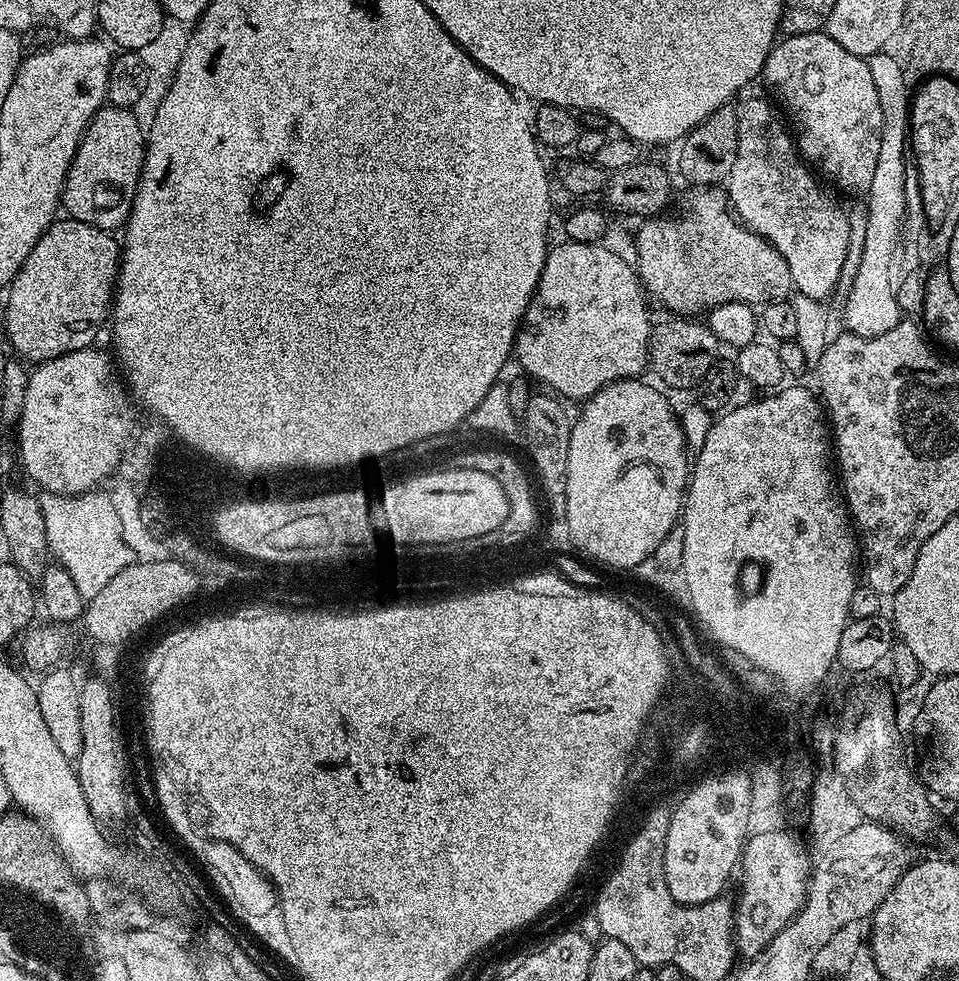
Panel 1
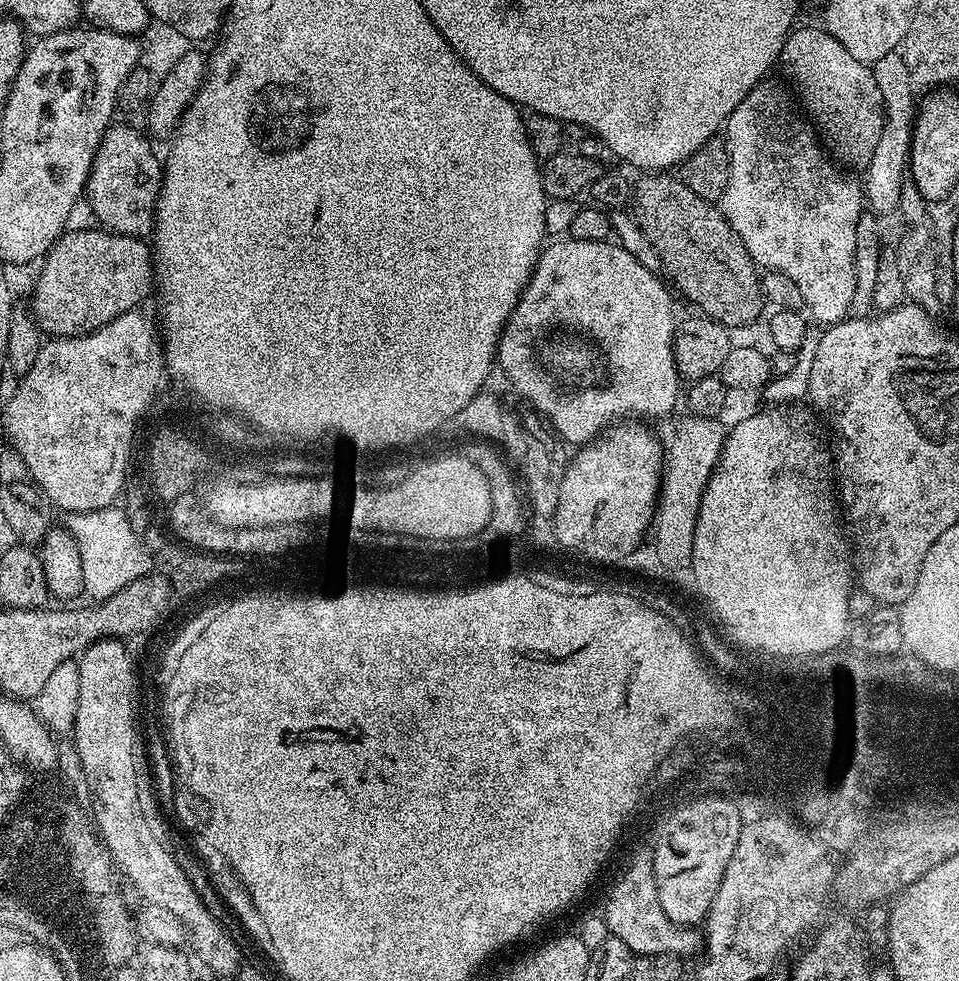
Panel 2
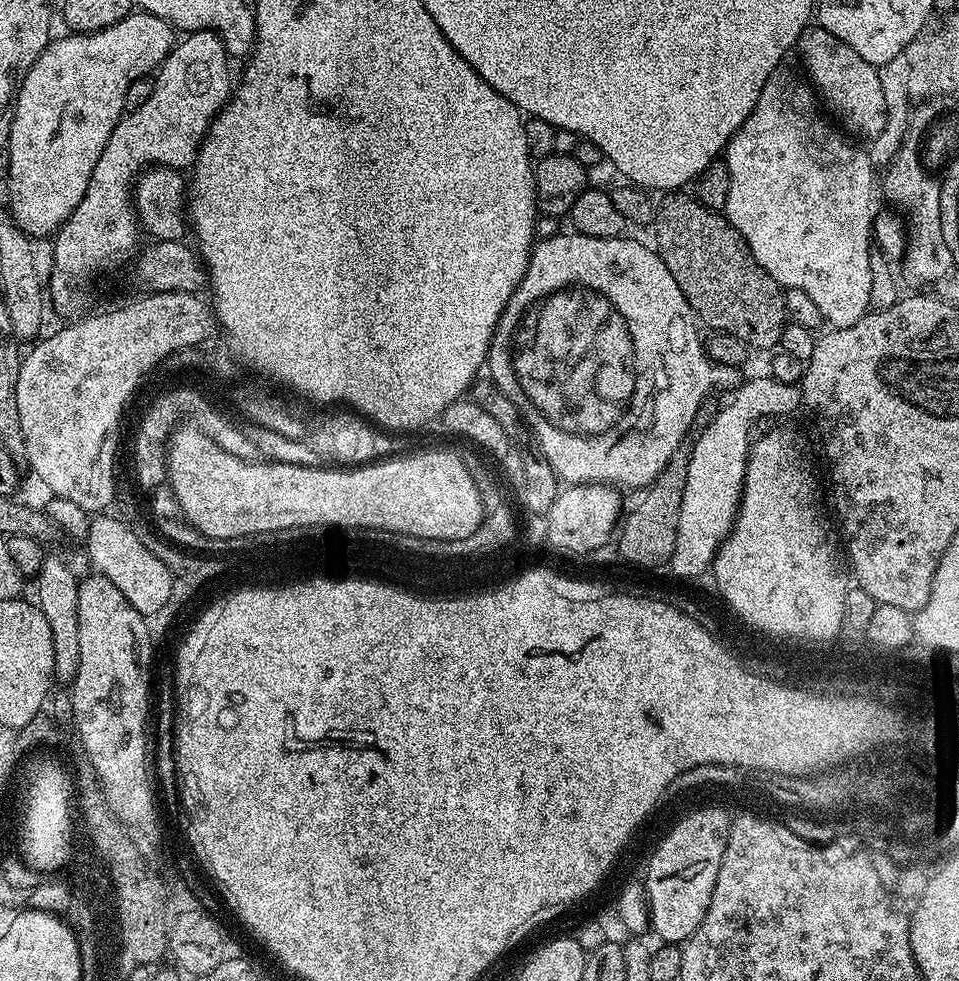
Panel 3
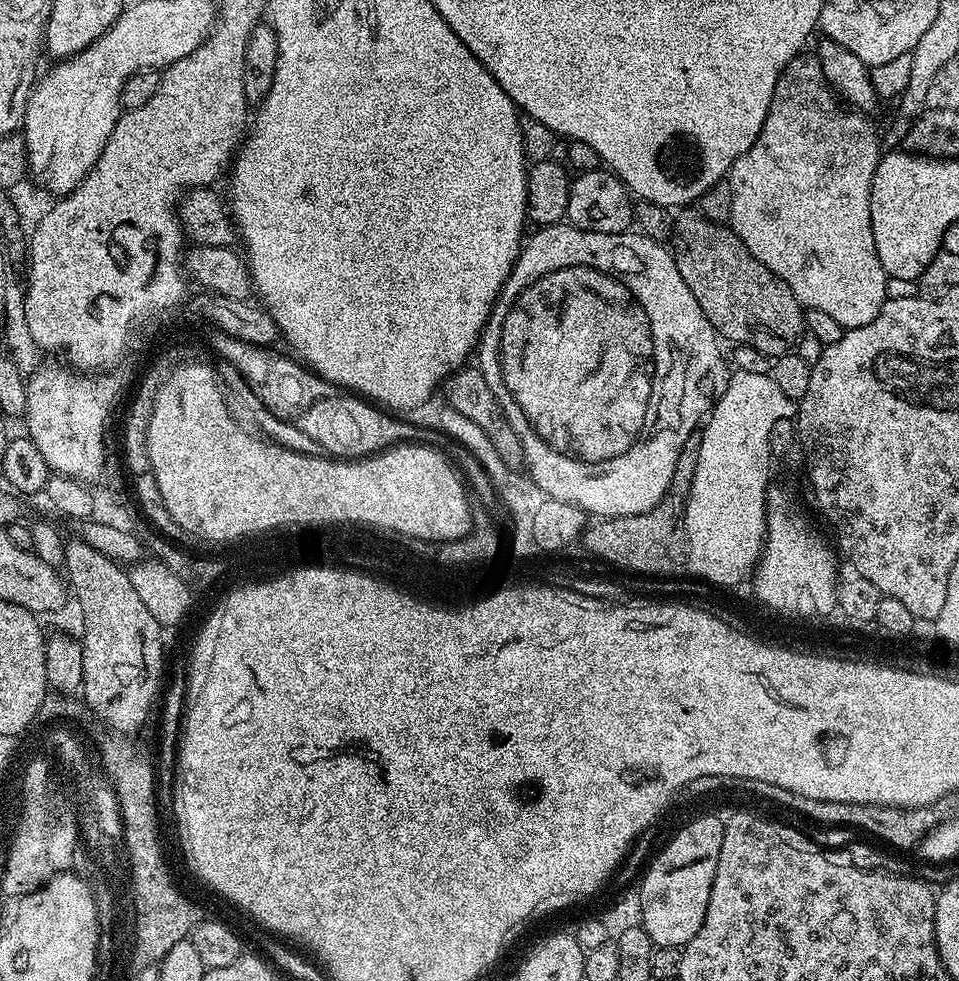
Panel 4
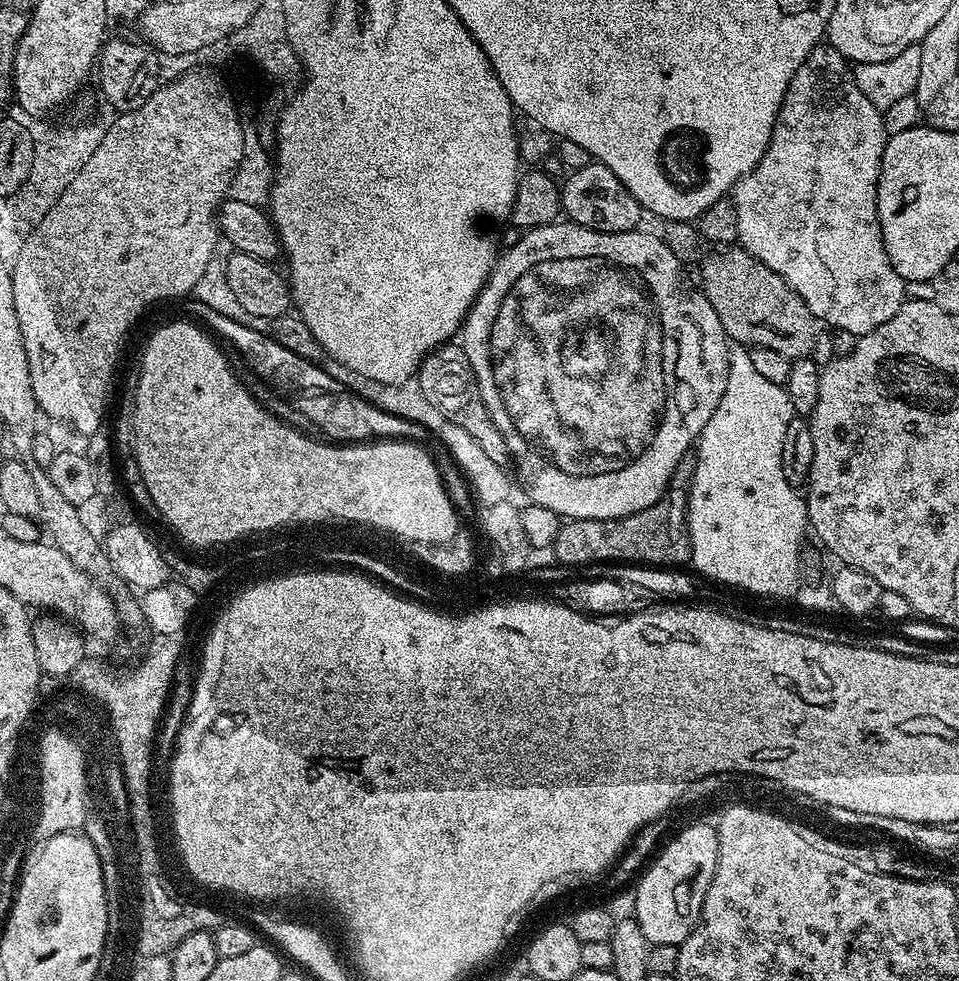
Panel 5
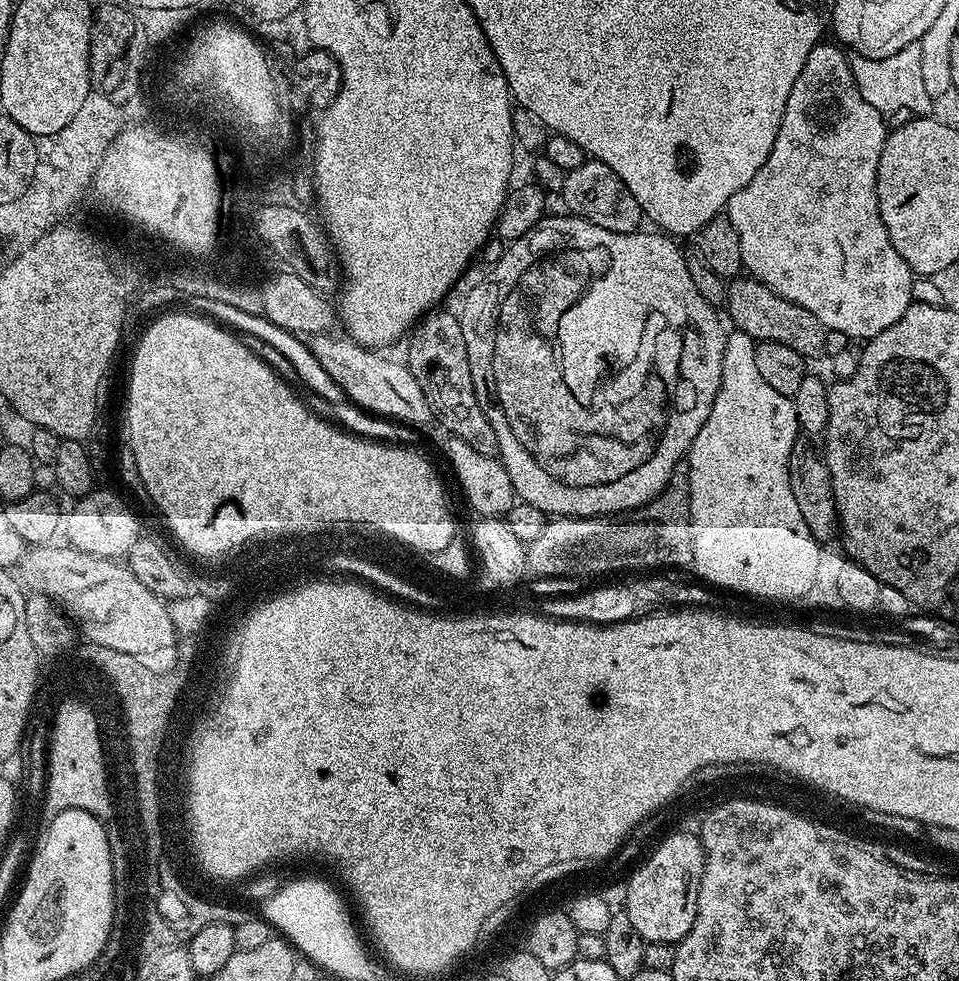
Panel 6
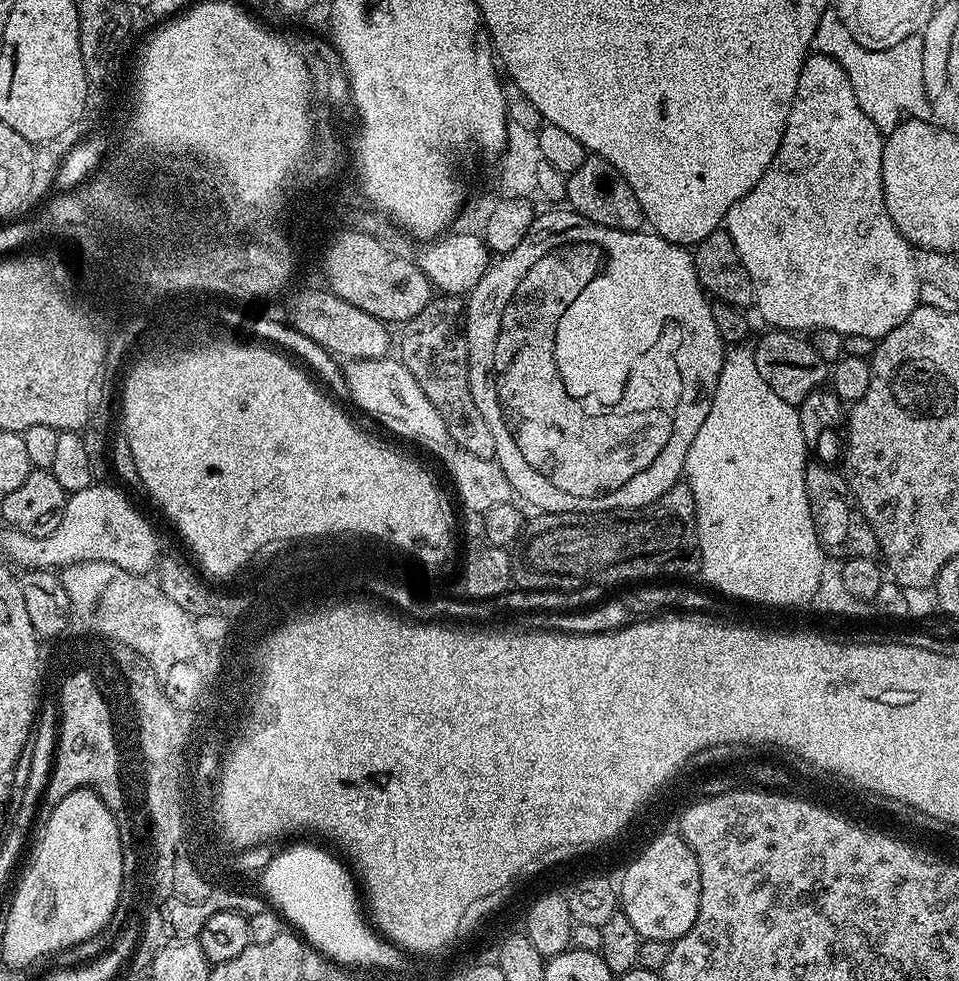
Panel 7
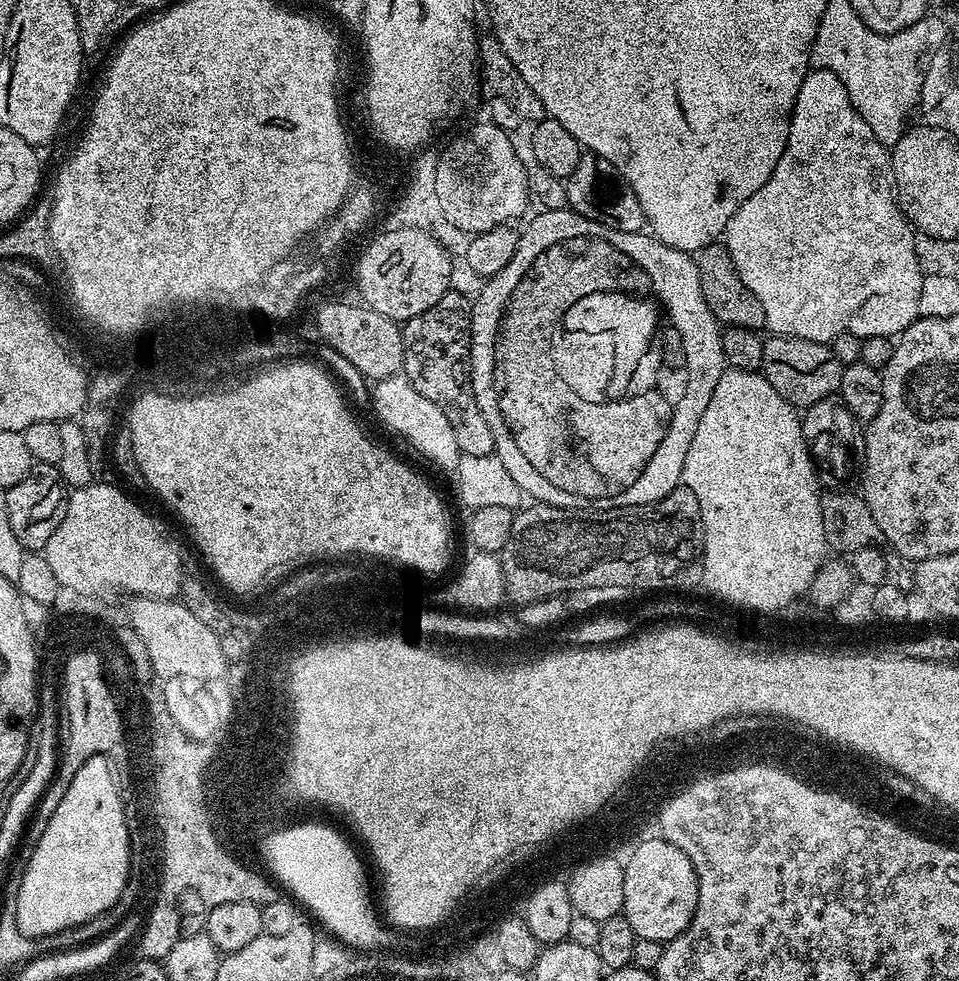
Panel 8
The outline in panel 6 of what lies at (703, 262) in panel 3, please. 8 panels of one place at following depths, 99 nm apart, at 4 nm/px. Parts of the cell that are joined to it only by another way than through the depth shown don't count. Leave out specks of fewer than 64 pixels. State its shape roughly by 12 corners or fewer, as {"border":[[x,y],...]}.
{"border":[[751,278],[728,284],[726,313],[754,341],[824,352],[810,310]]}

